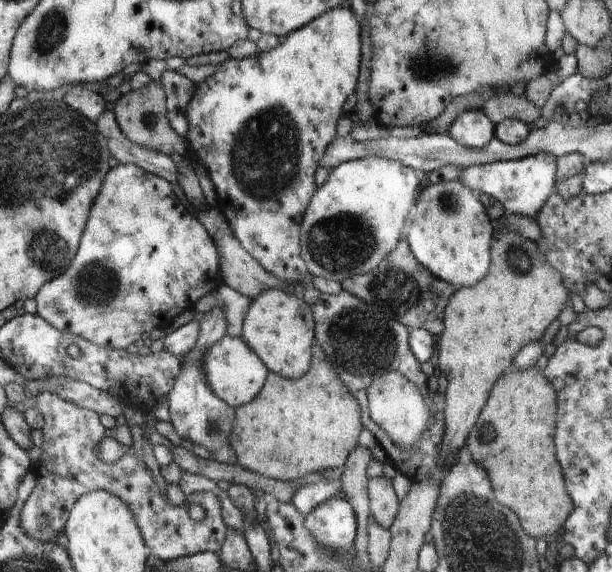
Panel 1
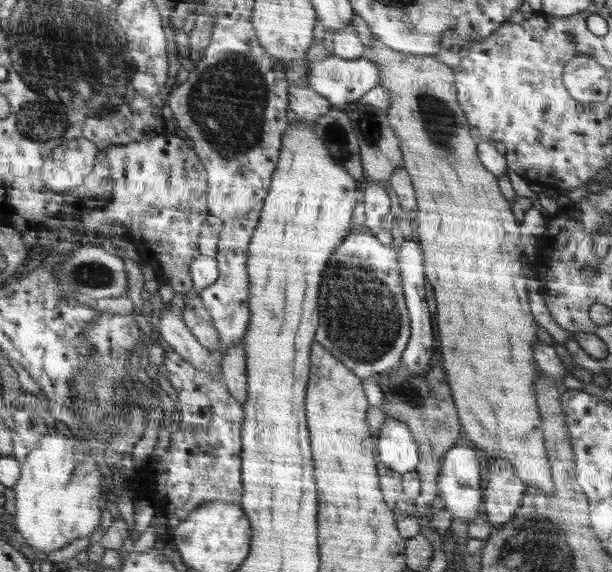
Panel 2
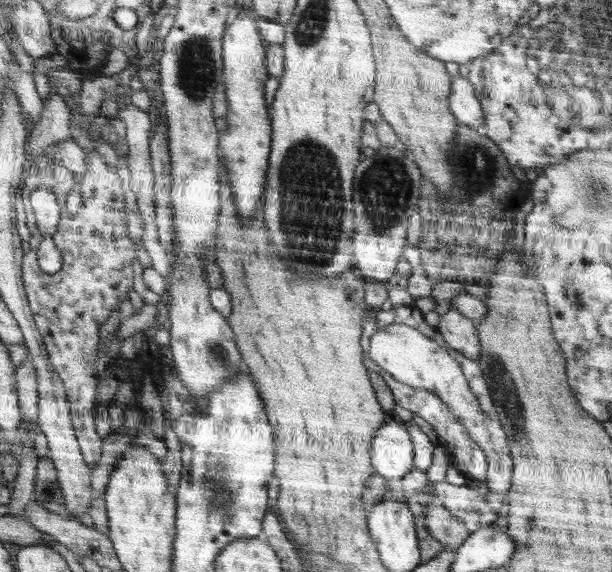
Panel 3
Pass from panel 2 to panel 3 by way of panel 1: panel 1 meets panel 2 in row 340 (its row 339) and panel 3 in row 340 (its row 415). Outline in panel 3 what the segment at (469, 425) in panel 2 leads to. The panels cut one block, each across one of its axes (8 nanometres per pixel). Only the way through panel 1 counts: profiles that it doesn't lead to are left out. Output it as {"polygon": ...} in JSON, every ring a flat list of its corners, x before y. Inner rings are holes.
{"polygon":[[452,307,444,316,440,316,437,331,445,339,449,350,453,350,454,352,458,351,462,356,477,361,478,356,481,354,481,341,480,338,478,338,478,328,476,324,477,320,466,317,466,314,462,314]]}

